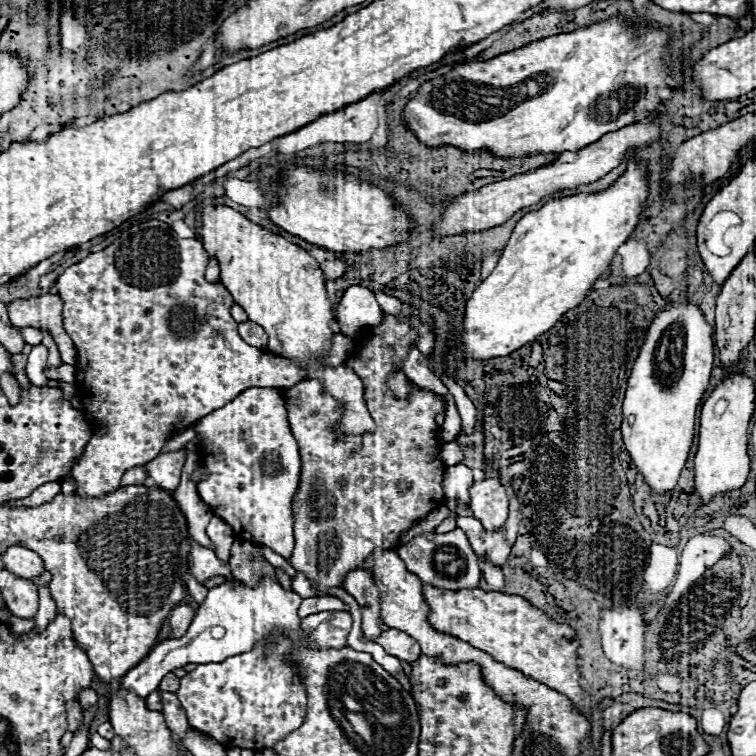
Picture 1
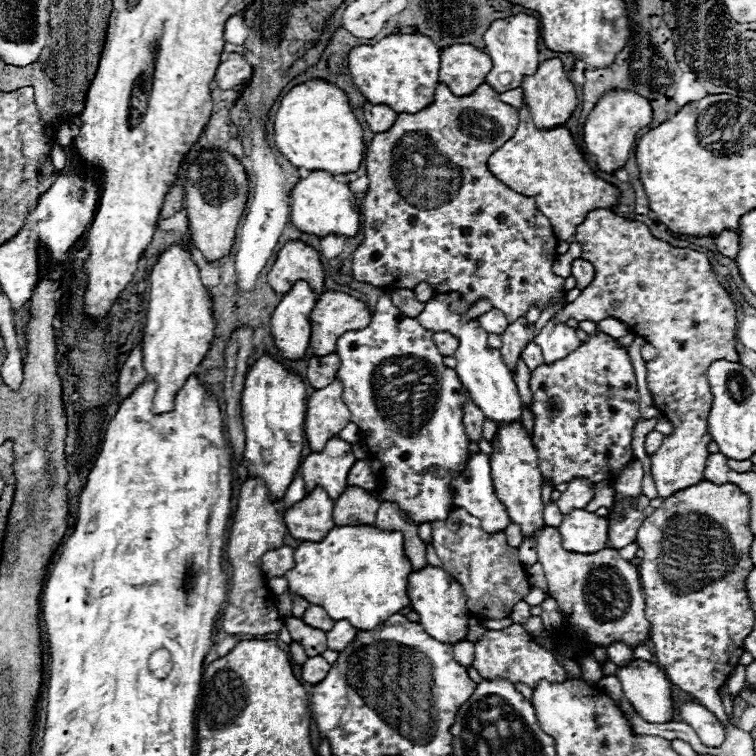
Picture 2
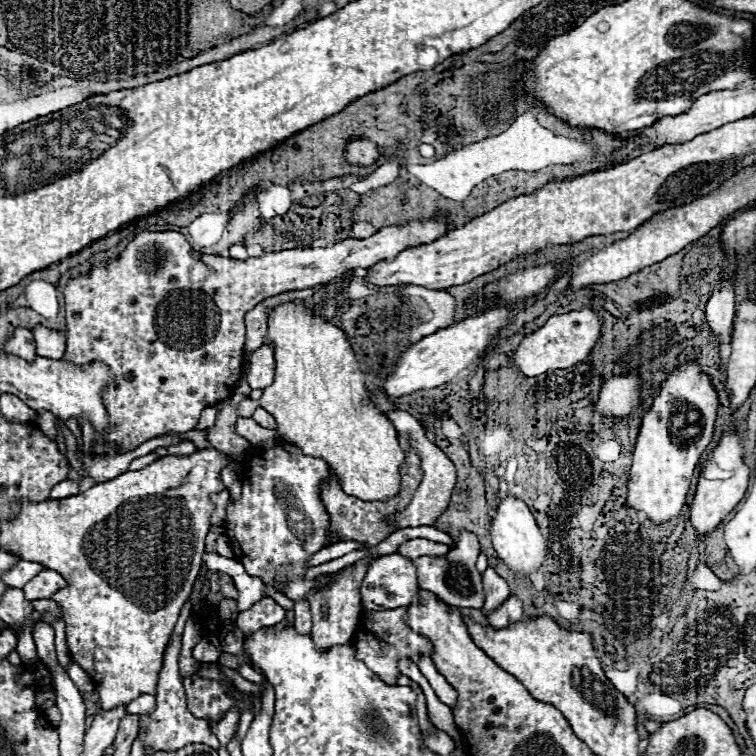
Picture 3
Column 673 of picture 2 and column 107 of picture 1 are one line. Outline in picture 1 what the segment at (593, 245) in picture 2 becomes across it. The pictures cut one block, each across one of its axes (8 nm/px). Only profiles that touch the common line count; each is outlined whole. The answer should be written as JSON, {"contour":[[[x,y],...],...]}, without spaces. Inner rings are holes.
{"contour":[[[148,220],[144,224],[132,226],[130,230],[122,232],[122,236],[116,238],[104,250],[92,252],[84,260],[80,260],[78,264],[72,264],[54,282],[52,288],[56,288],[58,296],[64,302],[64,306],[62,306],[62,326],[66,330],[66,334],[72,338],[74,346],[76,346],[76,352],[78,352],[76,388],[78,388],[78,394],[82,396],[82,402],[84,402],[84,416],[88,418],[88,422],[92,426],[106,426],[108,428],[108,432],[104,436],[94,434],[90,438],[90,442],[86,444],[86,450],[84,450],[80,462],[76,466],[72,466],[72,478],[76,480],[78,496],[94,496],[94,498],[98,498],[98,496],[106,496],[106,492],[114,492],[114,488],[120,488],[120,478],[122,478],[122,474],[128,468],[144,466],[150,460],[154,460],[160,454],[160,448],[166,444],[166,440],[172,434],[180,432],[180,430],[186,430],[194,422],[198,422],[202,416],[206,416],[206,414],[210,414],[210,412],[214,412],[218,408],[224,408],[240,392],[244,392],[248,388],[290,388],[290,386],[298,384],[300,380],[304,380],[306,370],[300,368],[294,360],[276,356],[270,350],[258,350],[254,346],[248,346],[238,336],[238,332],[236,332],[238,324],[234,322],[234,318],[230,318],[230,308],[234,304],[234,298],[220,282],[218,284],[210,284],[210,282],[204,280],[206,266],[208,266],[208,254],[204,252],[202,244],[198,240],[194,240],[194,238],[178,238],[178,234],[166,222]]]}

